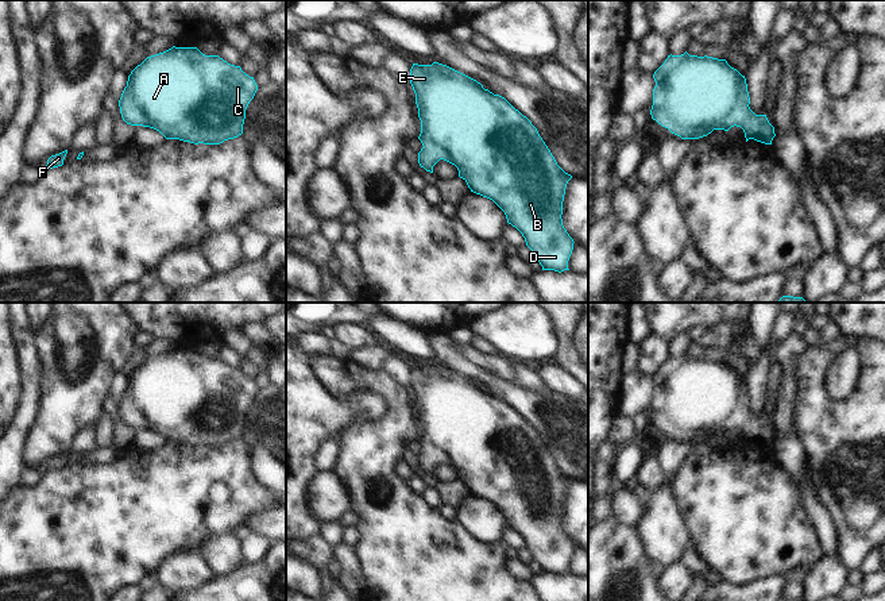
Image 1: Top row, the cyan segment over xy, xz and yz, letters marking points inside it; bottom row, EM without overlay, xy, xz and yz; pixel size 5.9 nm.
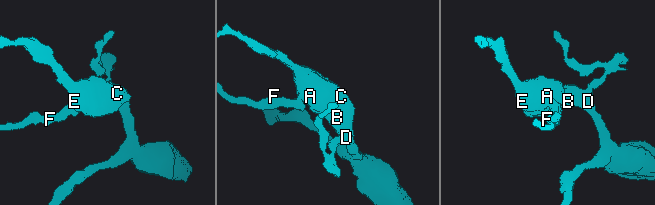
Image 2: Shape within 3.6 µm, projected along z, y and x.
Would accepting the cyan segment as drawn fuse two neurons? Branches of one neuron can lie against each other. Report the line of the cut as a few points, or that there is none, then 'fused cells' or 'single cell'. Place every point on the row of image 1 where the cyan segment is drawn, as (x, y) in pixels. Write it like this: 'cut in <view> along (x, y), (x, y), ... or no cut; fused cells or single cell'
no cut; single cell

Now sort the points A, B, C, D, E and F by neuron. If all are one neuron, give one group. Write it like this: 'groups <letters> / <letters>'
groups A B C D E F

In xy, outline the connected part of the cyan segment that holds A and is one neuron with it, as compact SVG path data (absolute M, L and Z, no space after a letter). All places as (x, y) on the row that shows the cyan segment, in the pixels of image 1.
M175 47L147 57L128 76L119 100L123 120L159 131L166 139L194 145L220 145L243 134L246 109L258 85L219 55L205 55L197 47Z

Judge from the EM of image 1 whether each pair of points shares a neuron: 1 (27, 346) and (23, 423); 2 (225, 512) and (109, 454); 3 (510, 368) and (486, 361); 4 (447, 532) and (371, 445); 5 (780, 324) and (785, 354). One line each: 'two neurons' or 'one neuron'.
1: one neuron
2: two neurons
3: one neuron
4: one neuron
5: two neurons

